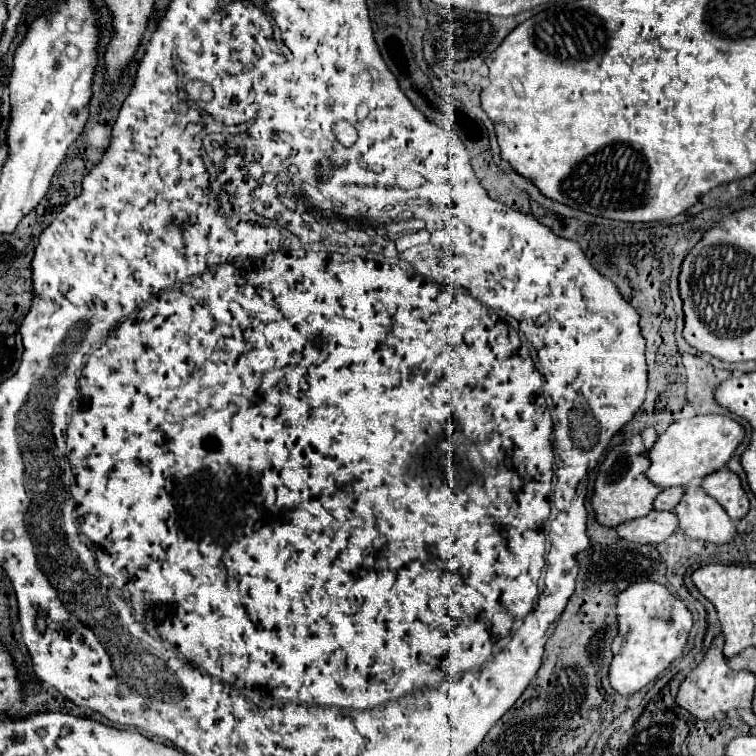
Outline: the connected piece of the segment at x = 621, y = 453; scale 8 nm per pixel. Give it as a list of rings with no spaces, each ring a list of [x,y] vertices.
[[[653,427],[643,429],[641,433],[629,437],[621,445],[615,445],[605,459],[599,465],[595,485],[593,485],[593,497],[591,507],[595,511],[597,523],[605,527],[617,527],[623,521],[637,519],[653,509],[653,499],[659,495],[659,487],[647,481],[645,469],[649,467],[649,449],[653,447],[653,441],[657,439],[657,433]]]

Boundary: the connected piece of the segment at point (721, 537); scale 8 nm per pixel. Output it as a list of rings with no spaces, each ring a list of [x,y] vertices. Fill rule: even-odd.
[[[685,487],[673,513],[679,517],[679,529],[693,539],[725,543],[735,537],[733,521],[701,487]]]

